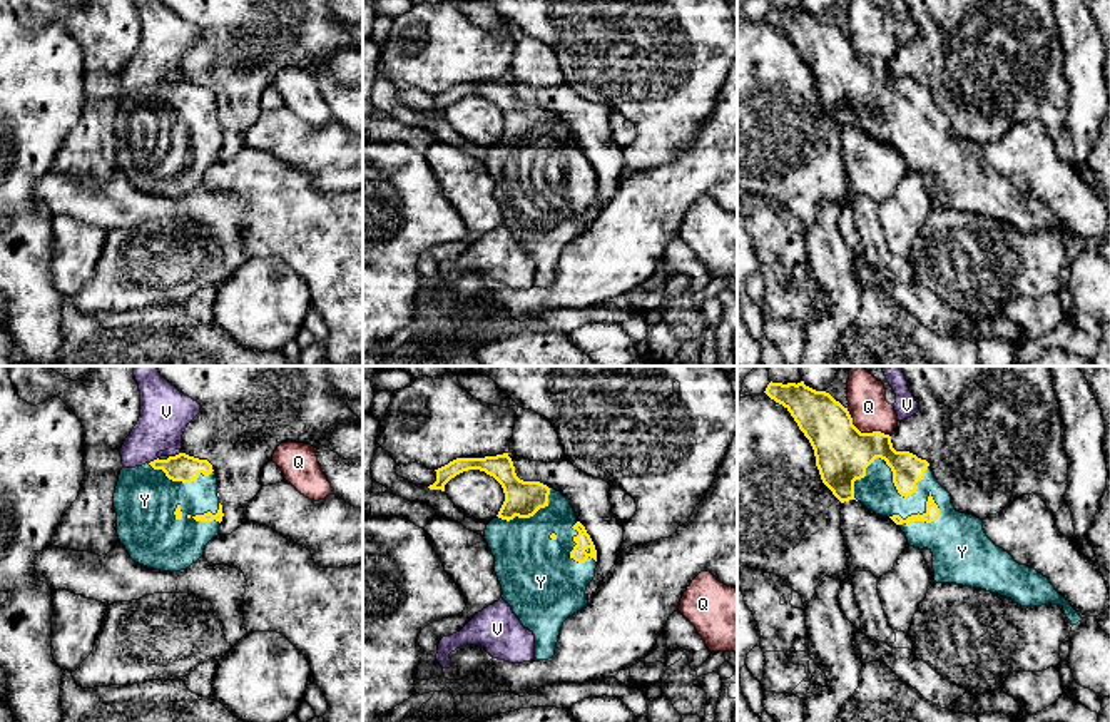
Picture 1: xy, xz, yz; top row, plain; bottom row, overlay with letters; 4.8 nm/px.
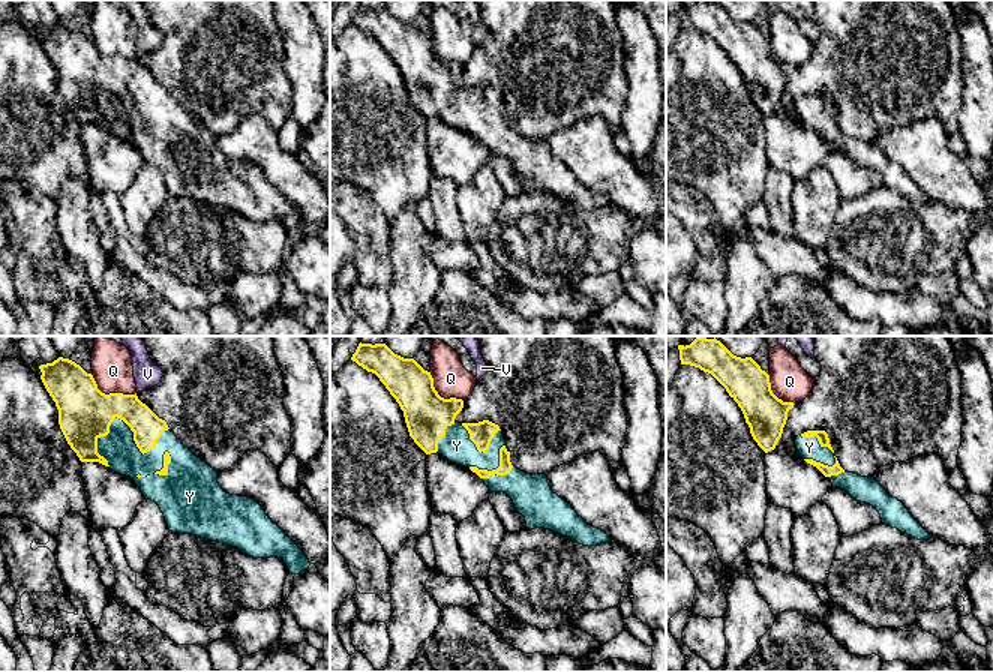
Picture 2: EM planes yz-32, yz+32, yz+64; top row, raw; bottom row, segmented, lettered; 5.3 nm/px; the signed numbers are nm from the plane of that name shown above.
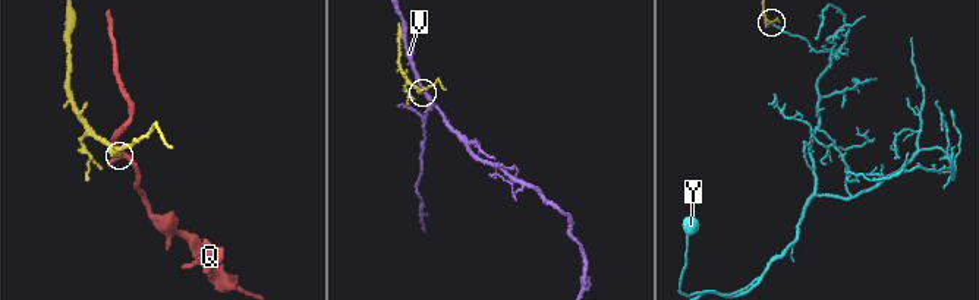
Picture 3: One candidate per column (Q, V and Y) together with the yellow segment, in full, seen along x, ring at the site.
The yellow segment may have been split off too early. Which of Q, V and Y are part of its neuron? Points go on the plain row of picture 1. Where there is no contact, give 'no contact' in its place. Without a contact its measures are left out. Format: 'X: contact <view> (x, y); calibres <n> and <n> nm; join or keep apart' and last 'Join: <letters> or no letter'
Q: contact yz (863, 59); calibres 260 and 190 nm; keep apart
V: contact xy (176, 81); calibres 130 and 240 nm; keep apart
Y: contact yz (893, 97); calibres 260 and 180 nm; join
Join: Y

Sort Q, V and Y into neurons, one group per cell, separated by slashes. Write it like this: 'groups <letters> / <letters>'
groups Q / V / Y

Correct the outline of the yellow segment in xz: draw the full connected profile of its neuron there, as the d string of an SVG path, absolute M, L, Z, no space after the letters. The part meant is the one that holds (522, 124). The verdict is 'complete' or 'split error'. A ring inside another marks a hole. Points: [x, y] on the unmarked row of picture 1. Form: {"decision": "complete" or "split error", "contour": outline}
{"decision": "split error", "contour": "M508 79L456 84L435 95L436 107L428 114L445 117L445 110L451 104L468 95L485 97L503 114L505 127L498 140L486 150L483 164L495 182L502 224L512 232L522 251L535 261L535 284L548 286L555 281L563 247L588 229L585 216L595 202L595 170L577 145L570 127L540 107L520 105Z"}

